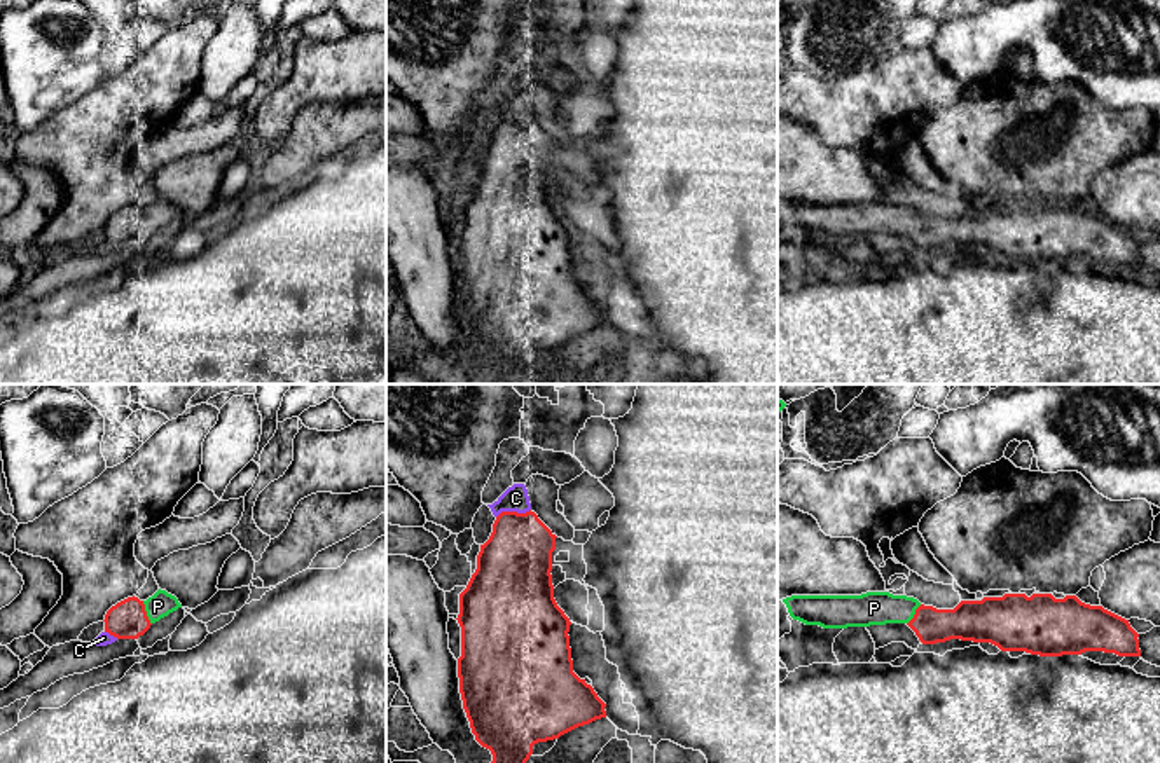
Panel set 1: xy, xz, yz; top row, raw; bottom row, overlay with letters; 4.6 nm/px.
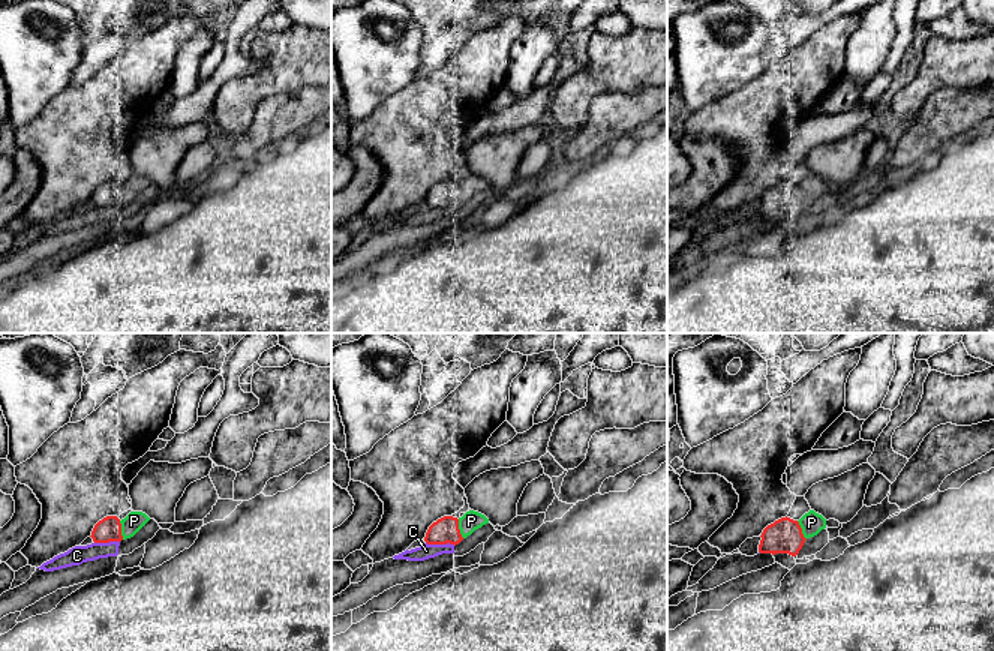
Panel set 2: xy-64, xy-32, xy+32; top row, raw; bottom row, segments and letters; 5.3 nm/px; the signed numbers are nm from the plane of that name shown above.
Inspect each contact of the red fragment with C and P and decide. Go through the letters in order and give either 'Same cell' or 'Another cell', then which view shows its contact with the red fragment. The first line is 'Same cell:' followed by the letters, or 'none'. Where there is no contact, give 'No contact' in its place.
Same cell: P
C: Another cell. Touches red in xz
P: Same cell. Touches red in xy

